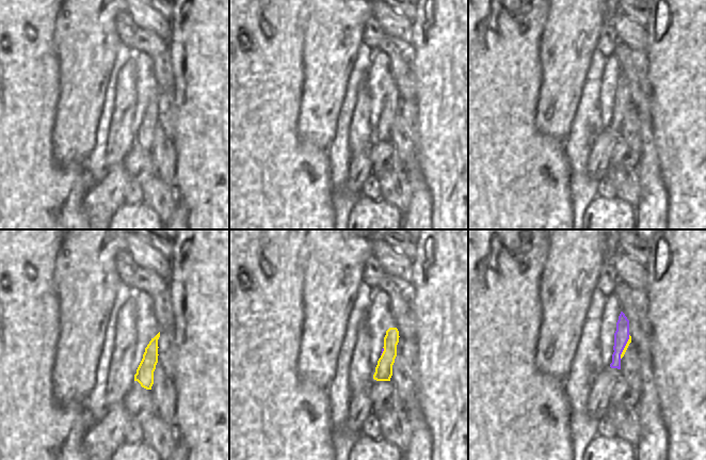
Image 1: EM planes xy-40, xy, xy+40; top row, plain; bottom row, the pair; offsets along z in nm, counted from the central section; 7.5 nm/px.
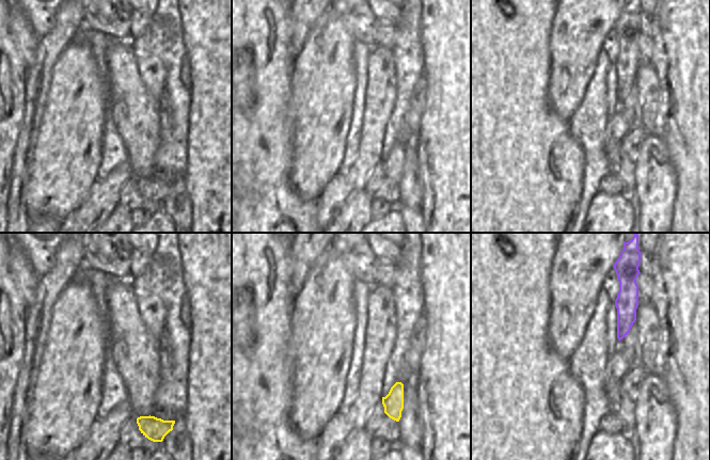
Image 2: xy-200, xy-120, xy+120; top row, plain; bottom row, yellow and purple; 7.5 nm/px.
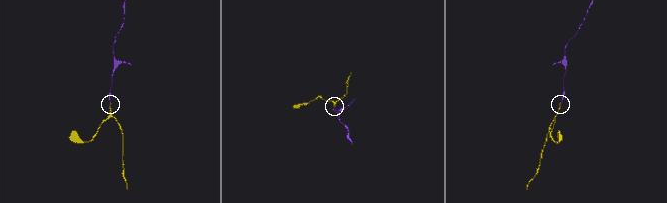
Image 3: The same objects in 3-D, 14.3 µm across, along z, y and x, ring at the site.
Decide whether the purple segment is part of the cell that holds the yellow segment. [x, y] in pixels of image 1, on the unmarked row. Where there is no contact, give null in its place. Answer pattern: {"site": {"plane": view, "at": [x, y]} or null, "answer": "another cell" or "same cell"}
{"site": {"plane": "xy+40", "at": [625, 108]}, "answer": "same cell"}

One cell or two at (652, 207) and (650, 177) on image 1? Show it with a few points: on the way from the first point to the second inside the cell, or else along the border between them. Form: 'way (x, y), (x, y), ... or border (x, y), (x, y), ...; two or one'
way (653, 200), (652, 185); one

